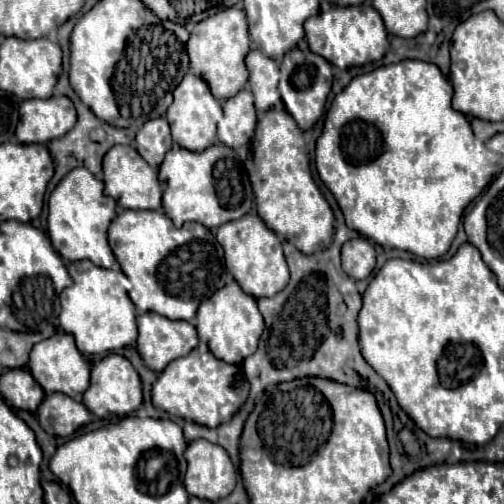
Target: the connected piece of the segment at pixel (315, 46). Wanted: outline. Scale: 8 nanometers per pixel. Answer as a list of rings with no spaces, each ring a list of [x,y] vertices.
[[[370,2],[358,6],[332,6],[328,12],[320,12],[318,16],[308,18],[304,28],[310,50],[322,54],[322,58],[338,68],[376,62],[386,54],[388,48],[388,34],[382,16],[372,8]]]

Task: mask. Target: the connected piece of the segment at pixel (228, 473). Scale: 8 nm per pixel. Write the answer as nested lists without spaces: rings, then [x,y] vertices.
[[[206,440],[190,442],[184,458],[188,462],[184,486],[190,496],[216,502],[234,490],[236,470],[222,446]]]

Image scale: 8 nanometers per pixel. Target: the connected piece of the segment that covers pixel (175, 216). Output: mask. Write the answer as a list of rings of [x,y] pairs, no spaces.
[[[174,144],[158,170],[158,180],[164,184],[164,212],[178,228],[192,220],[206,228],[218,228],[224,222],[242,218],[252,208],[252,190],[242,164],[236,152],[222,144],[212,144],[204,152],[190,152]]]

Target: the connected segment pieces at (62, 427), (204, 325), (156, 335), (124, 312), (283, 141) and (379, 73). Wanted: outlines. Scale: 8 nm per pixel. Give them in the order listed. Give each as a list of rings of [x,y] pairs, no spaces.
[[[48,394],[36,412],[40,426],[54,436],[70,436],[90,422],[90,412],[82,402],[64,394]]]
[[[230,282],[202,302],[196,314],[196,328],[200,338],[206,338],[208,348],[216,358],[222,358],[228,364],[240,364],[246,356],[256,352],[260,334],[264,330],[264,318],[256,306],[256,298],[244,294],[238,282]]]
[[[154,312],[138,316],[136,350],[154,372],[162,372],[168,362],[186,356],[198,346],[198,334],[192,322],[162,318]]]
[[[78,260],[68,264],[68,272],[74,284],[60,294],[60,326],[64,332],[74,336],[78,350],[82,354],[102,354],[134,346],[136,308],[128,298],[126,288],[120,284],[116,270],[100,268],[90,260]]]
[[[270,108],[258,120],[256,132],[250,140],[246,170],[250,174],[250,184],[254,190],[256,210],[270,230],[292,242],[304,254],[314,254],[330,246],[334,232],[334,214],[310,174],[310,158],[302,130],[286,110]]]
[[[402,60],[398,64],[380,66],[372,72],[368,72],[368,74],[360,74],[360,76],[352,78],[352,82],[348,86],[344,86],[344,90],[340,94],[334,96],[334,100],[332,100],[328,112],[326,112],[322,134],[316,140],[316,158],[314,160],[316,160],[316,170],[318,170],[320,180],[334,194],[334,198],[336,198],[342,214],[344,214],[346,226],[350,230],[356,230],[358,234],[362,234],[362,236],[366,236],[366,238],[370,238],[376,244],[386,246],[386,248],[406,250],[406,252],[412,252],[420,258],[440,258],[442,254],[448,252],[448,248],[450,248],[450,244],[456,236],[456,230],[458,230],[458,224],[460,224],[460,218],[462,218],[466,206],[476,196],[480,196],[480,192],[488,186],[492,176],[498,172],[502,156],[486,150],[486,146],[482,146],[482,142],[476,140],[468,118],[462,112],[452,108],[450,80],[440,72],[440,68],[436,64],[424,62],[424,60]]]

